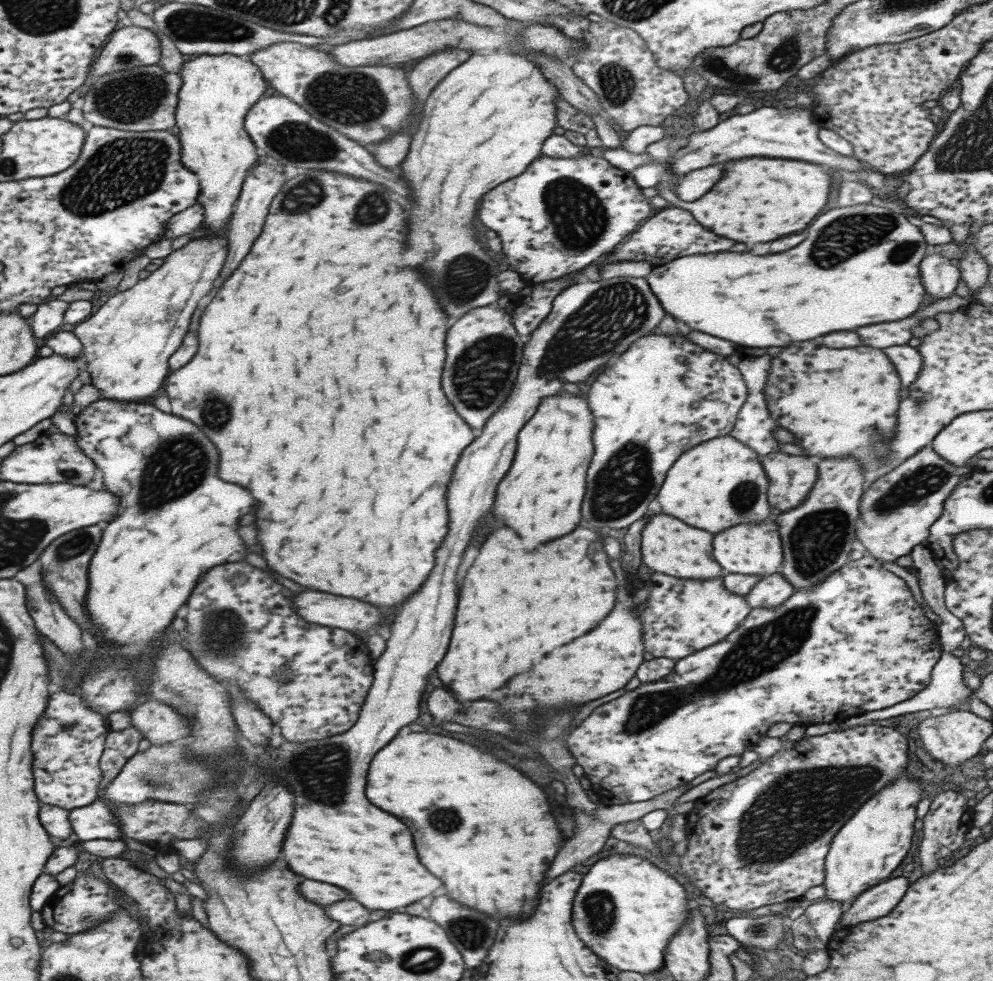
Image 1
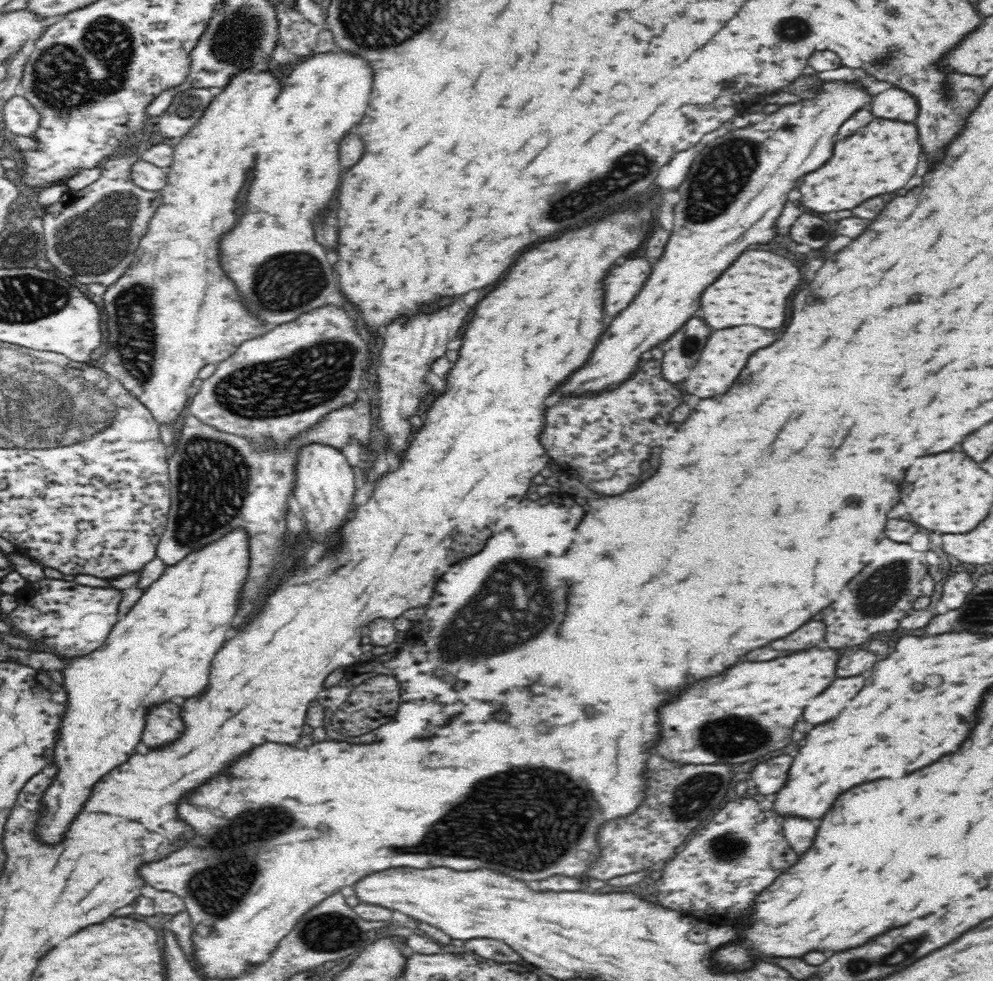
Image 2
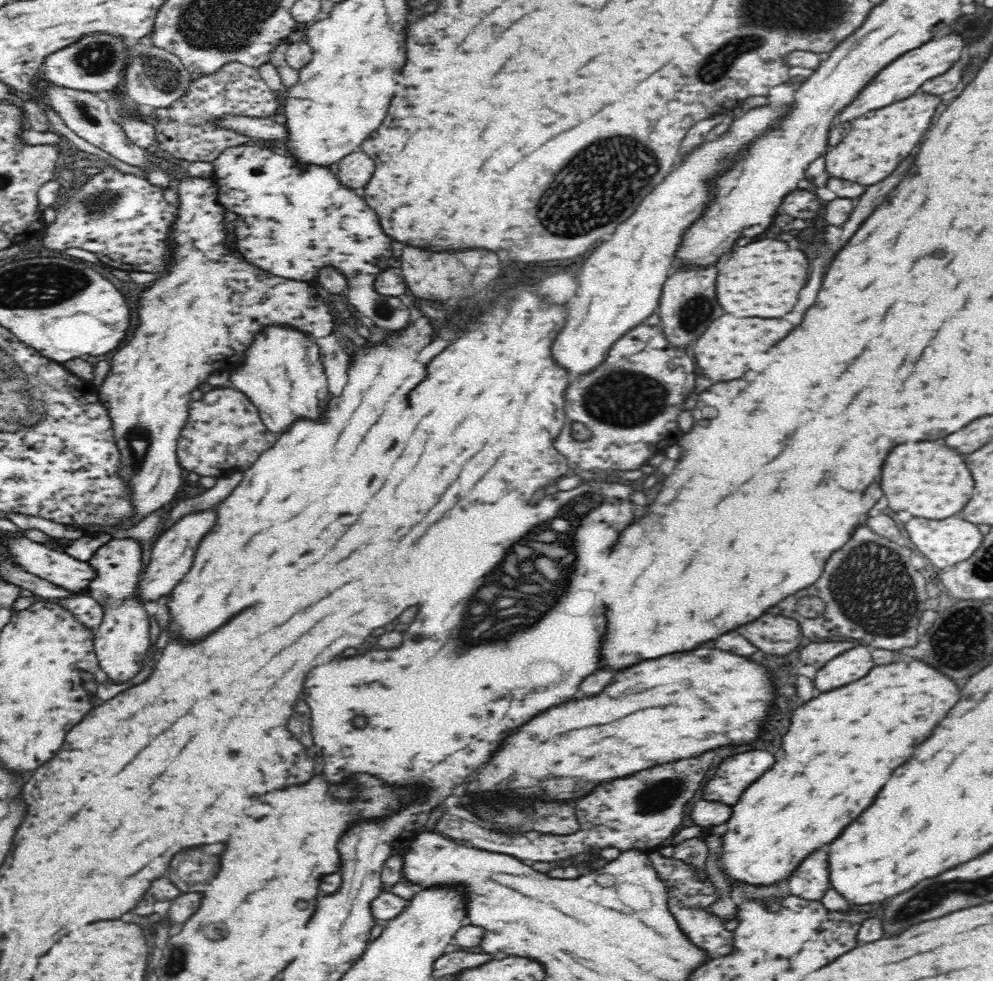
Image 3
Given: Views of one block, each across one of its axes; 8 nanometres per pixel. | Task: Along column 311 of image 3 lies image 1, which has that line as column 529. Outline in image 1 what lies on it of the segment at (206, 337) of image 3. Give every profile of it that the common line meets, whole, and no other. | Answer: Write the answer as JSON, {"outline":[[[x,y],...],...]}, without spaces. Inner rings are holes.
{"outline":[[[555,278],[551,282],[539,282],[533,286],[525,286],[515,294],[503,294],[497,298],[495,308],[509,314],[513,328],[519,336],[529,336],[551,312],[553,298],[567,286],[573,284],[575,278]]]}

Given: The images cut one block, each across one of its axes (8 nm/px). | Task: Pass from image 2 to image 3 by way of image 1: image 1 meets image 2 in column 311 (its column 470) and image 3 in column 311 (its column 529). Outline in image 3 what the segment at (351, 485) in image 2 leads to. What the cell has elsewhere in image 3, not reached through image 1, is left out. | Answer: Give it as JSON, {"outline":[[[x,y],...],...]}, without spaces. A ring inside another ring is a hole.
{"outline":[[[264,326],[244,350],[242,366],[230,372],[230,386],[242,390],[260,410],[268,430],[280,434],[296,418],[318,418],[322,406],[326,406],[328,376],[324,376],[320,356],[320,346],[312,340],[312,334],[294,326]]]}

